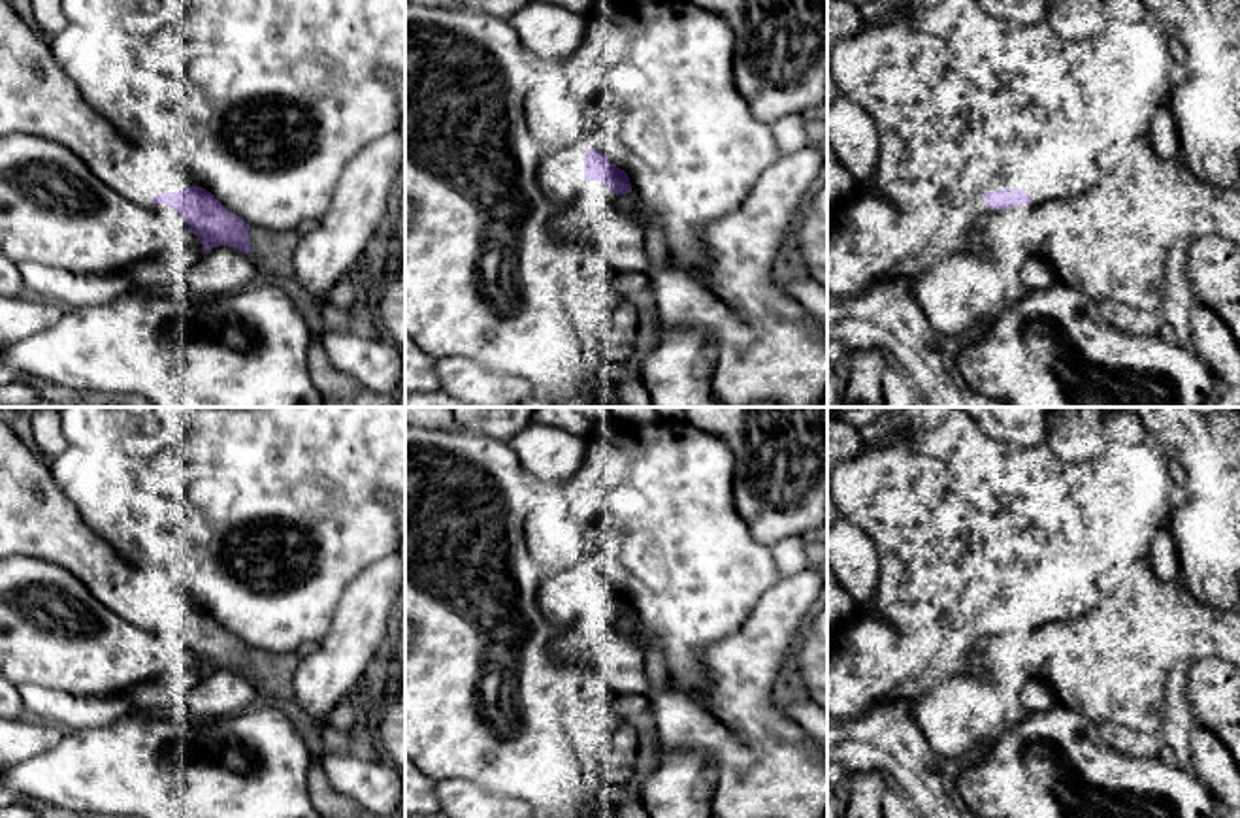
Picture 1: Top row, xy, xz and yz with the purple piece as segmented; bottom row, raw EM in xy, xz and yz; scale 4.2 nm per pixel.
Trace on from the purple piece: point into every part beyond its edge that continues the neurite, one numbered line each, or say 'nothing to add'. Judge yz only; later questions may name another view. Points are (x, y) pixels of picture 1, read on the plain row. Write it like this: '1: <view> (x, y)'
nothing to add

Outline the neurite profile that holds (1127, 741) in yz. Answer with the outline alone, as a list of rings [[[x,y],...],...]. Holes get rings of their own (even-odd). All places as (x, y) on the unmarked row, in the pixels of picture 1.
[[[1101,722],[1099,735],[1112,748],[1134,758],[1157,758],[1163,746],[1159,733],[1140,733],[1112,722]]]

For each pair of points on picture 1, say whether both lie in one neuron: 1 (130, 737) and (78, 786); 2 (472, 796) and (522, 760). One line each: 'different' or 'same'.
1: same
2: different

